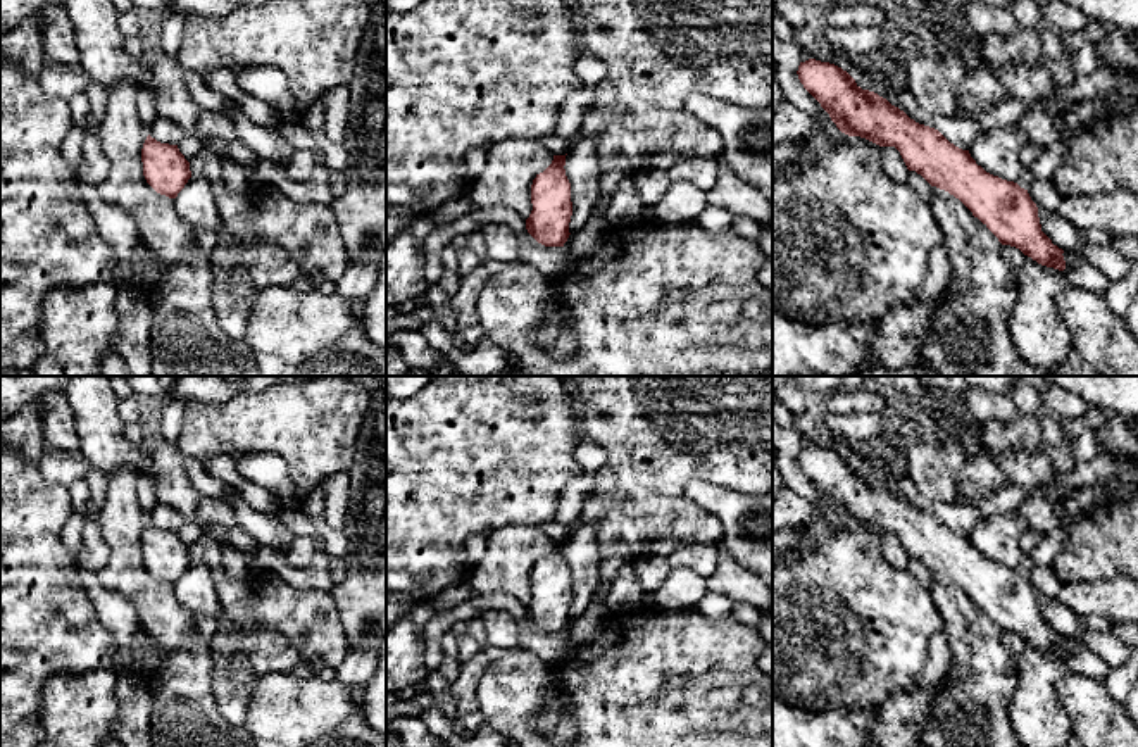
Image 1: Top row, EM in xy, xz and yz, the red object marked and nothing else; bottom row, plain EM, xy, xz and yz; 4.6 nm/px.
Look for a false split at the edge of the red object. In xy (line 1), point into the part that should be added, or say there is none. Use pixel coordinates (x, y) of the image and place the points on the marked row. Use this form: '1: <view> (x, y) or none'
1: none

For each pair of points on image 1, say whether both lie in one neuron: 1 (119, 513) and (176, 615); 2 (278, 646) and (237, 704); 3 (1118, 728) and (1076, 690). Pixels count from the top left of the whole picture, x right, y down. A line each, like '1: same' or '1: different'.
1: same
2: same
3: same

